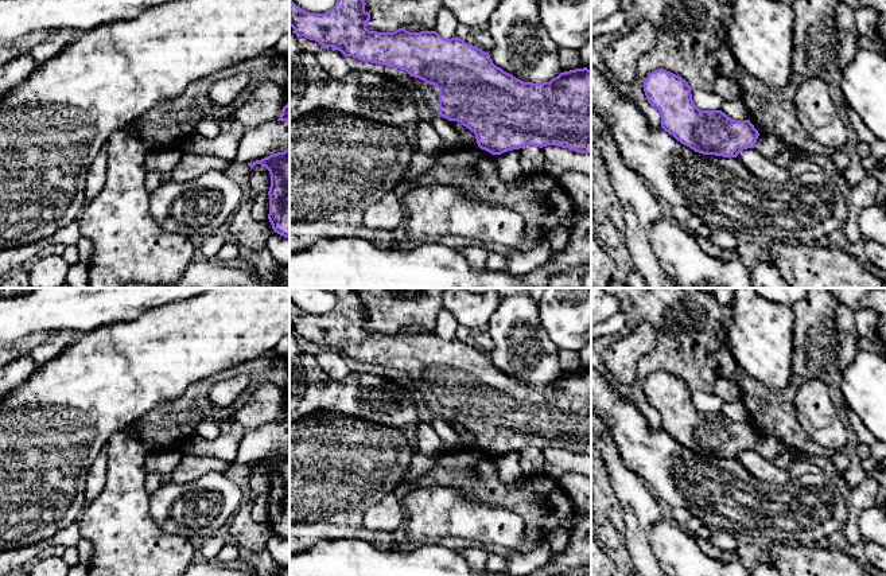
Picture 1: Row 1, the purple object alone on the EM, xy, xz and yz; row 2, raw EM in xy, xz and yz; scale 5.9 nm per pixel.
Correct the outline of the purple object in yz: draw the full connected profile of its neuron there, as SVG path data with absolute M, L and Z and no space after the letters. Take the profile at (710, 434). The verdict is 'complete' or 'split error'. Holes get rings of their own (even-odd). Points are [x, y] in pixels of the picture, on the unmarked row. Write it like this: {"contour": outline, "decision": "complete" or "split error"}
{"contour": "M658 370L648 375L644 393L650 408L661 416L661 429L677 443L703 456L737 459L739 454L754 449L759 437L750 421L737 423L722 412L700 412L692 401L692 389L681 378Z", "decision": "complete"}

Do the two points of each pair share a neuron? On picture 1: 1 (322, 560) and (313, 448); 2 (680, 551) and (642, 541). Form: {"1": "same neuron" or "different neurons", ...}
{"1": "different neurons", "2": "different neurons"}

